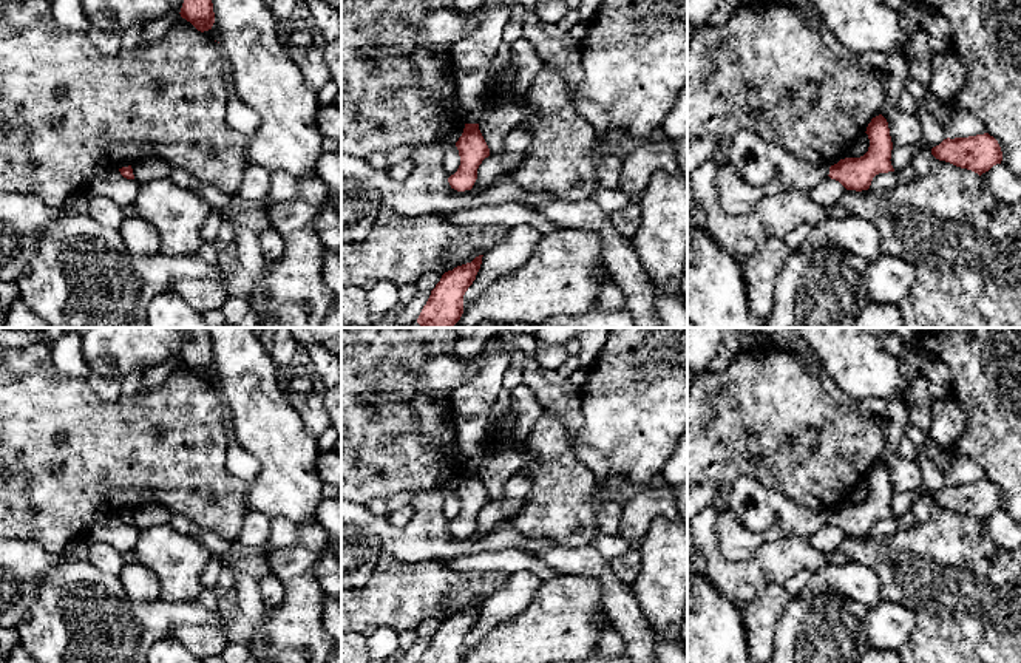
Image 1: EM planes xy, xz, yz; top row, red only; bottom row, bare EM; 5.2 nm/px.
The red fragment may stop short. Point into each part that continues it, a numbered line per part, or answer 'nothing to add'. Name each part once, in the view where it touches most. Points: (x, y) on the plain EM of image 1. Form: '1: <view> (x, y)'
nothing to add

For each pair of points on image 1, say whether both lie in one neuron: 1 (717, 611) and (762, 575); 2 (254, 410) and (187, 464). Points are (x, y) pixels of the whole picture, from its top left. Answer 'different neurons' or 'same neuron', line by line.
1: different neurons
2: different neurons

